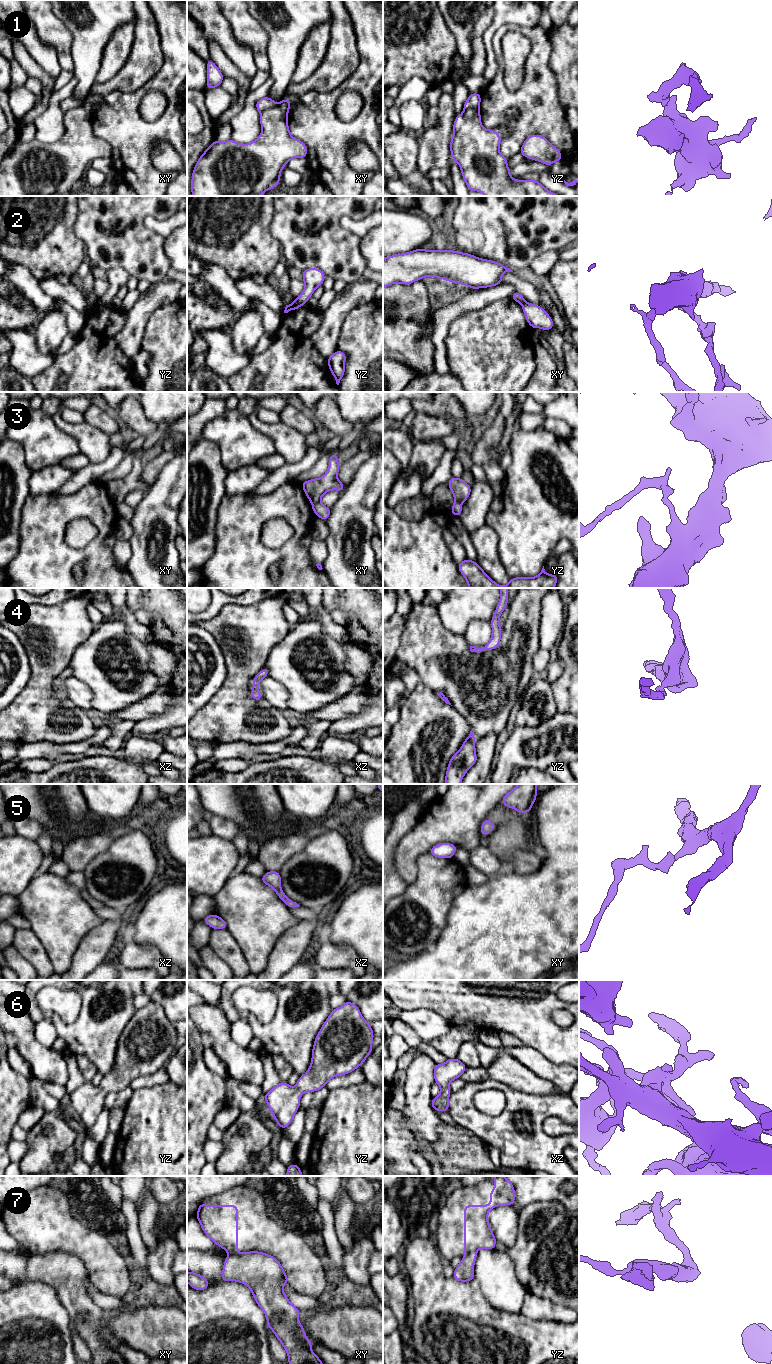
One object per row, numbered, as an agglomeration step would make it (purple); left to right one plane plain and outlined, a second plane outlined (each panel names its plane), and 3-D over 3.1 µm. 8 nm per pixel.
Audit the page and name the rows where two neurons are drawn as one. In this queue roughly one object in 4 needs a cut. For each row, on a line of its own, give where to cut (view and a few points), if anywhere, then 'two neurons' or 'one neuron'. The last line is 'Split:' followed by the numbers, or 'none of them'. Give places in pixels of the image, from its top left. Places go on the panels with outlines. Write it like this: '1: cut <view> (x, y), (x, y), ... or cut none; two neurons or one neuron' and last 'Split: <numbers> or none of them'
1: cut xy (278, 104), (260, 113); two neurons
2: cut yz (294, 301), (301, 305); two neurons
3: cut xy (319, 501), (312, 505); two neurons
4: cut none; one neuron
5: cut none; one neuron
6: cut none; one neuron
7: cut yz (475, 1250), (465, 1255); two neurons
Split: 1, 2, 3, 7

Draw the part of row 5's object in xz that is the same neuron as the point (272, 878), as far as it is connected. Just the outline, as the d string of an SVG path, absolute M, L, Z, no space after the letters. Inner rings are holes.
M269 871L266 872L262 877L261 877L262 882L265 885L270 886L277 894L277 896L289 907L289 908L294 908L294 907L299 907L300 905L297 904L296 902L290 900L286 894L283 892L281 888L281 876L278 871Z

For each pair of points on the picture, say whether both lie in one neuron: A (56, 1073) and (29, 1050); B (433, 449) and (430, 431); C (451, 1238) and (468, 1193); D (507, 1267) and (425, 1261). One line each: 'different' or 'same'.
A: same
B: different
C: same
D: different

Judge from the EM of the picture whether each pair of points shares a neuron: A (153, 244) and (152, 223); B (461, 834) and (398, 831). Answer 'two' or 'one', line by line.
A: two
B: two

